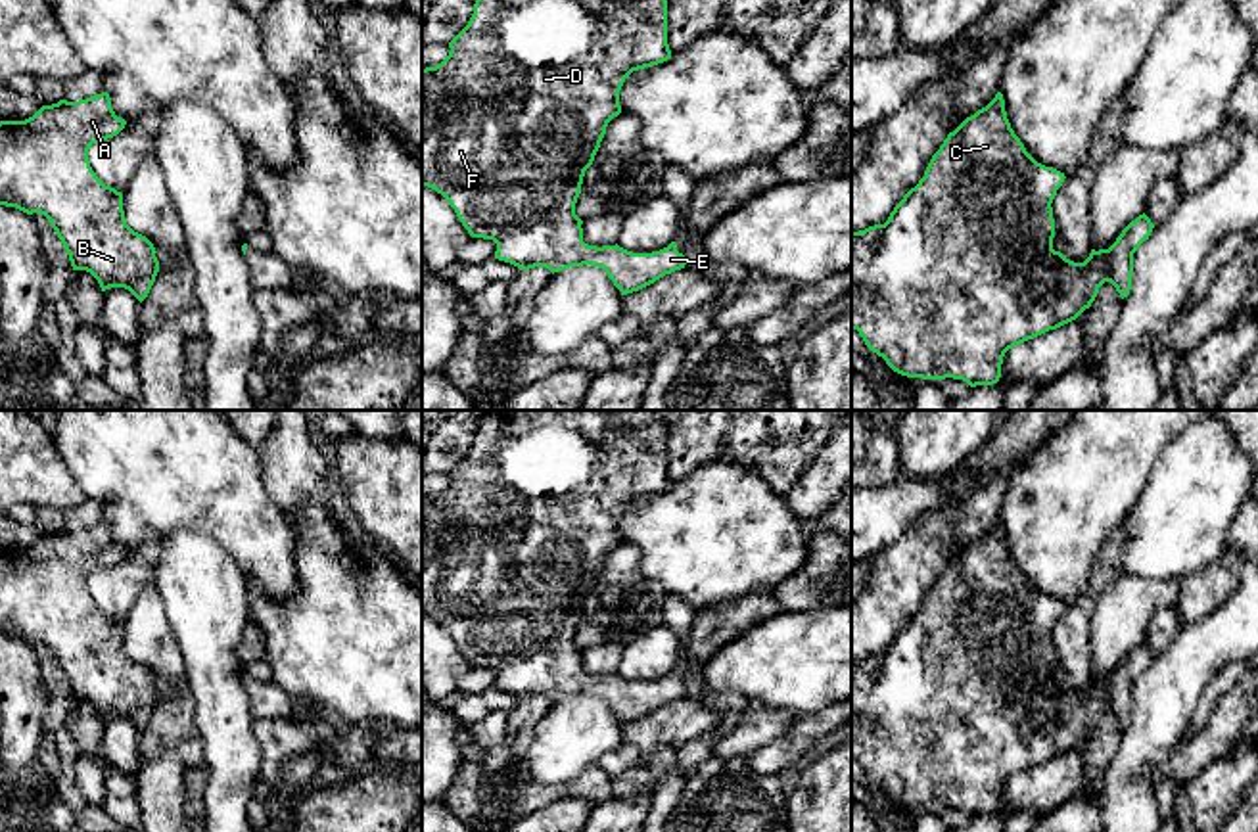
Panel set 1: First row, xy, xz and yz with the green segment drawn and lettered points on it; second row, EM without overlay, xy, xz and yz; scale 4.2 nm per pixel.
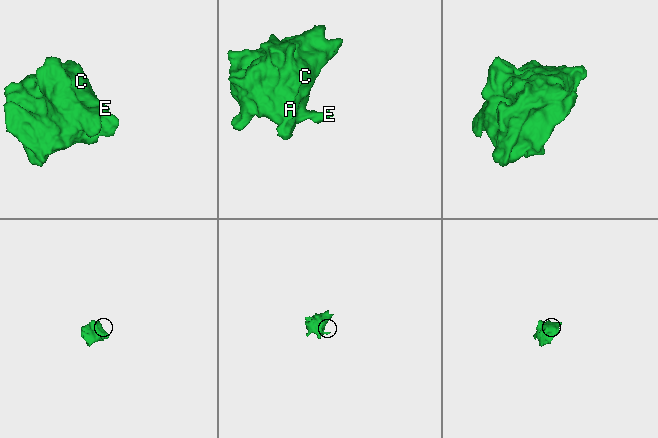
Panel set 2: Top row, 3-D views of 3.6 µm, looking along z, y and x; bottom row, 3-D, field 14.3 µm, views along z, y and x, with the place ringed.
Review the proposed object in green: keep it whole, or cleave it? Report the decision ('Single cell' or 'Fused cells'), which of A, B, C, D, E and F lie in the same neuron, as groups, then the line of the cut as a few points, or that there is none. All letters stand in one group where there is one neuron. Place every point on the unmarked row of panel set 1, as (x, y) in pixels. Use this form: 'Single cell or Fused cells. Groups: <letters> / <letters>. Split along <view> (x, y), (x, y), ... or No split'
Single cell. Groups: A B C D E F. No split

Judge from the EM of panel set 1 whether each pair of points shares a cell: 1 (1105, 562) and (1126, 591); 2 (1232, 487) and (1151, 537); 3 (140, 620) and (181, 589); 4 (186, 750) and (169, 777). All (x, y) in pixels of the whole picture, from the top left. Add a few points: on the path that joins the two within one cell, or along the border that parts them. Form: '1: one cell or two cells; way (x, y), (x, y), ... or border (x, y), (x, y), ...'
1: two cells; border (1120, 577), (1099, 599), (1092, 618)
2: one cell; way (1212, 487), (1170, 528)
3: two cells; border (154, 585), (171, 635), (179, 645)
4: two cells; border (142, 752), (171, 748), (188, 767)

